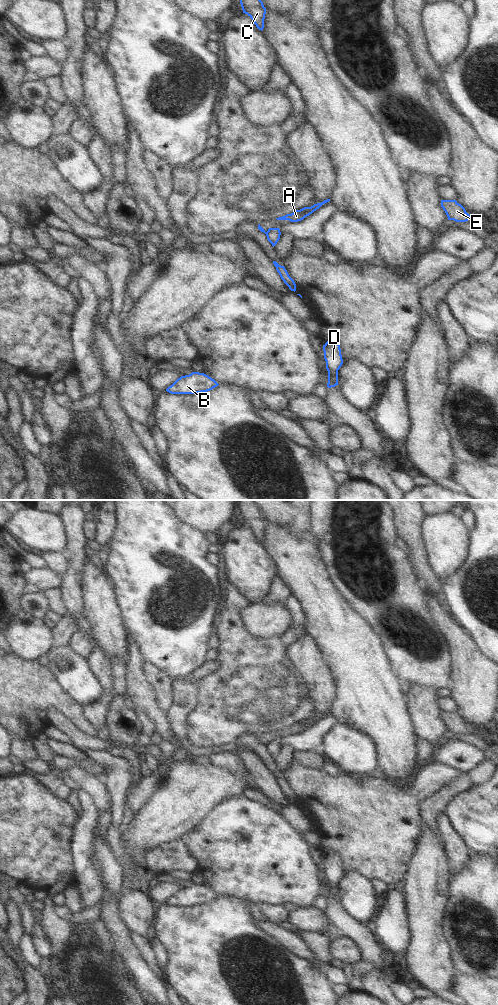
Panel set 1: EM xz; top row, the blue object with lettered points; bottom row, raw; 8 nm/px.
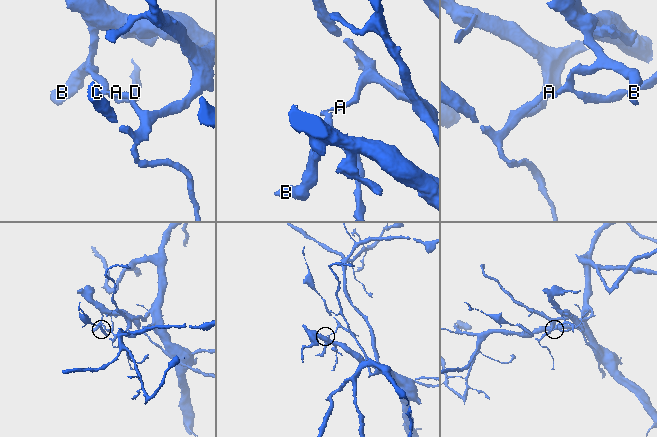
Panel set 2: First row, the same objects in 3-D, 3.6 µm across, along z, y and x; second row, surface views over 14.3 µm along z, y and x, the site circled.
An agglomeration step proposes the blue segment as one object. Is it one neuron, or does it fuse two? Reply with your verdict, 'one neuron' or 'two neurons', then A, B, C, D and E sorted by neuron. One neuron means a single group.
two neurons; groups A C E / B D

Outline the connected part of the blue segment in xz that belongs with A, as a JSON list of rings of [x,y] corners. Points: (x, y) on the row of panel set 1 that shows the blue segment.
[[[330,199],[324,200],[321,203],[317,203],[314,204],[311,207],[304,207],[300,210],[296,210],[291,214],[287,214],[285,216],[276,218],[277,220],[289,220],[291,222],[298,222],[303,220],[305,217],[309,216],[310,214],[312,214],[314,211],[316,211],[317,209],[319,209],[323,204],[329,202]]]

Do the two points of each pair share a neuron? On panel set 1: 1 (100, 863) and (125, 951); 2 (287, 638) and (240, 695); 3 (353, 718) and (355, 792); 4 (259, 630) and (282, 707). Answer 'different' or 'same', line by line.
1: same
2: different
3: different
4: different

